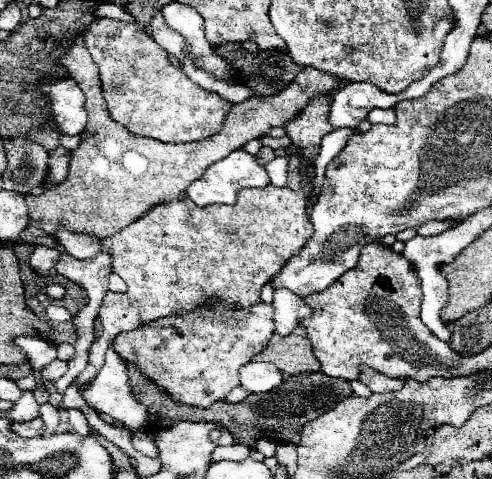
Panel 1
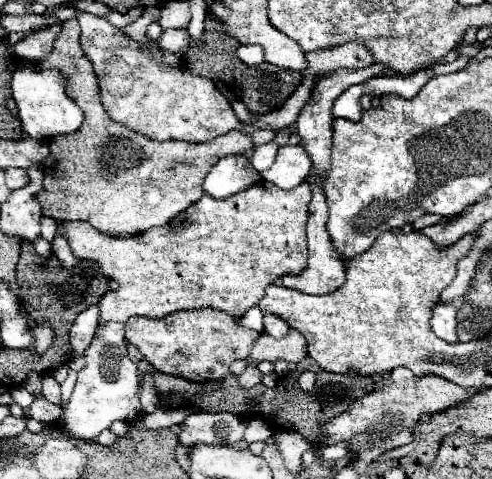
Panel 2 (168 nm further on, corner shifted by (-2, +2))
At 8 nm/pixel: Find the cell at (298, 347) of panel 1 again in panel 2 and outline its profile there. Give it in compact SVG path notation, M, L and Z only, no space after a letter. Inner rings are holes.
M290 330L284 338L274 338L268 336L266 332L260 334L258 342L252 348L252 354L248 358L248 362L274 362L278 358L286 360L286 362L300 362L306 356L306 342L302 338L302 334L298 330Z

